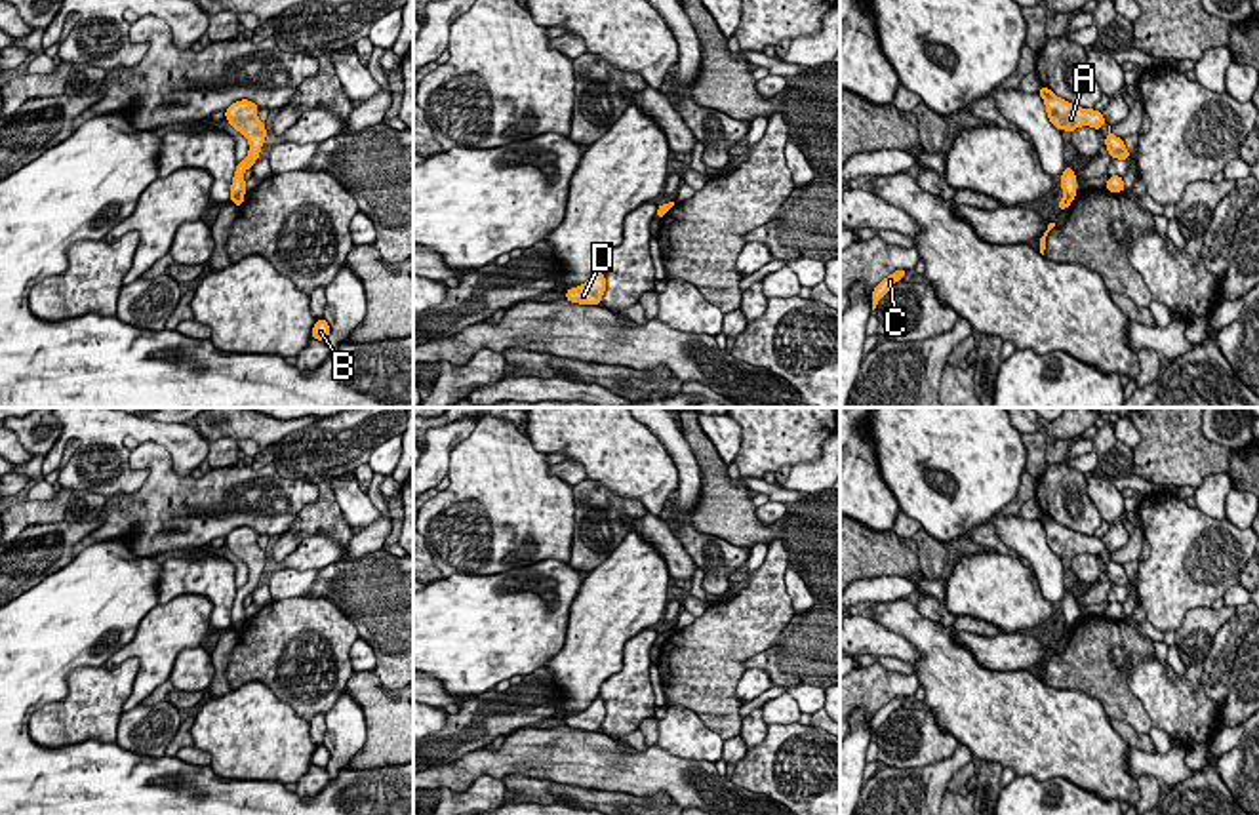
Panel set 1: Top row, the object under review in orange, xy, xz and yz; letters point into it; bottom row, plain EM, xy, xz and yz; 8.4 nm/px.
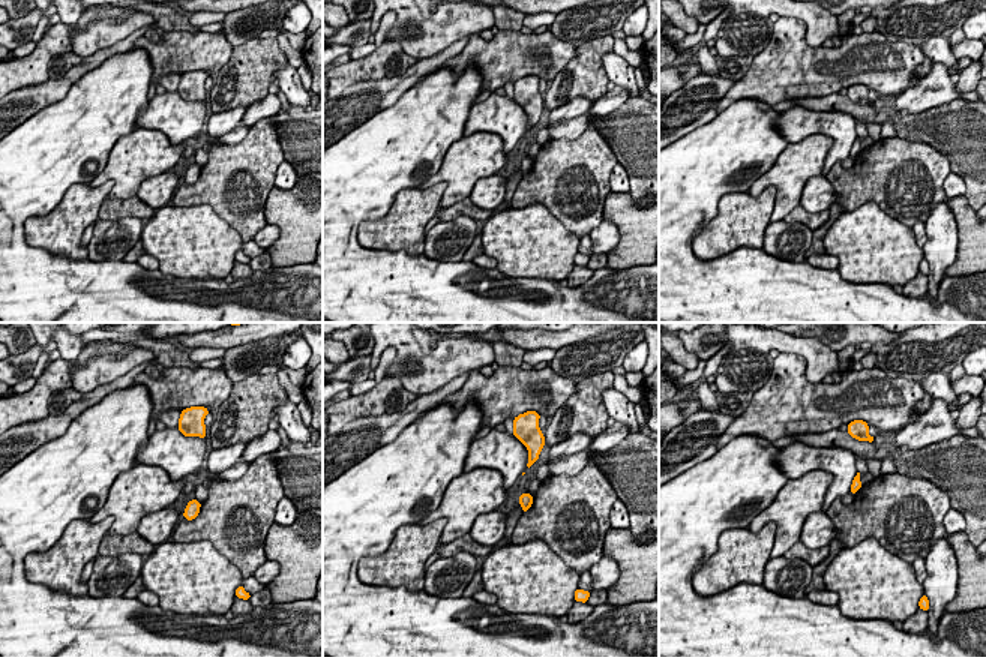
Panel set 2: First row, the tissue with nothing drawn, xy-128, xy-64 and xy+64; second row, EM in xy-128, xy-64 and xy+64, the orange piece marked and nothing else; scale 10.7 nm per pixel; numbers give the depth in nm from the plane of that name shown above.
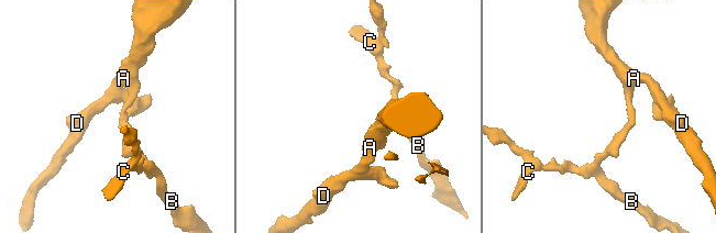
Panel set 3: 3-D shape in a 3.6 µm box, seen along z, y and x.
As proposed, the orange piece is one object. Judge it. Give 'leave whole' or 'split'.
split

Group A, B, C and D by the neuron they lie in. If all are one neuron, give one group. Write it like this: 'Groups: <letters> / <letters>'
Groups: A D / B C

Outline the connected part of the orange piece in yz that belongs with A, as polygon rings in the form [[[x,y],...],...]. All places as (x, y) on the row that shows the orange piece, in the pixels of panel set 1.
[[[1040,88],[1040,97],[1044,99],[1046,112],[1049,122],[1059,129],[1074,131],[1076,128],[1089,126],[1097,131],[1101,129],[1105,122],[1103,112],[1093,109],[1082,109],[1078,105],[1072,105],[1061,97],[1057,97],[1051,89]]]

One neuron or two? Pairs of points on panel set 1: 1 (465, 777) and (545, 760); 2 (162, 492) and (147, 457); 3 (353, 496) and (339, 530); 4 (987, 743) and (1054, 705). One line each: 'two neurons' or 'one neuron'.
1: one neuron
2: one neuron
3: two neurons
4: one neuron

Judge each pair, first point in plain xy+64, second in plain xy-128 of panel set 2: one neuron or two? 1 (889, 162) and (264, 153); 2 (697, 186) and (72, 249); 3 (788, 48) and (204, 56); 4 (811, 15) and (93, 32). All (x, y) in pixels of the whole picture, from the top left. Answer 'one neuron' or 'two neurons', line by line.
1: one neuron
2: two neurons
3: one neuron
4: one neuron

